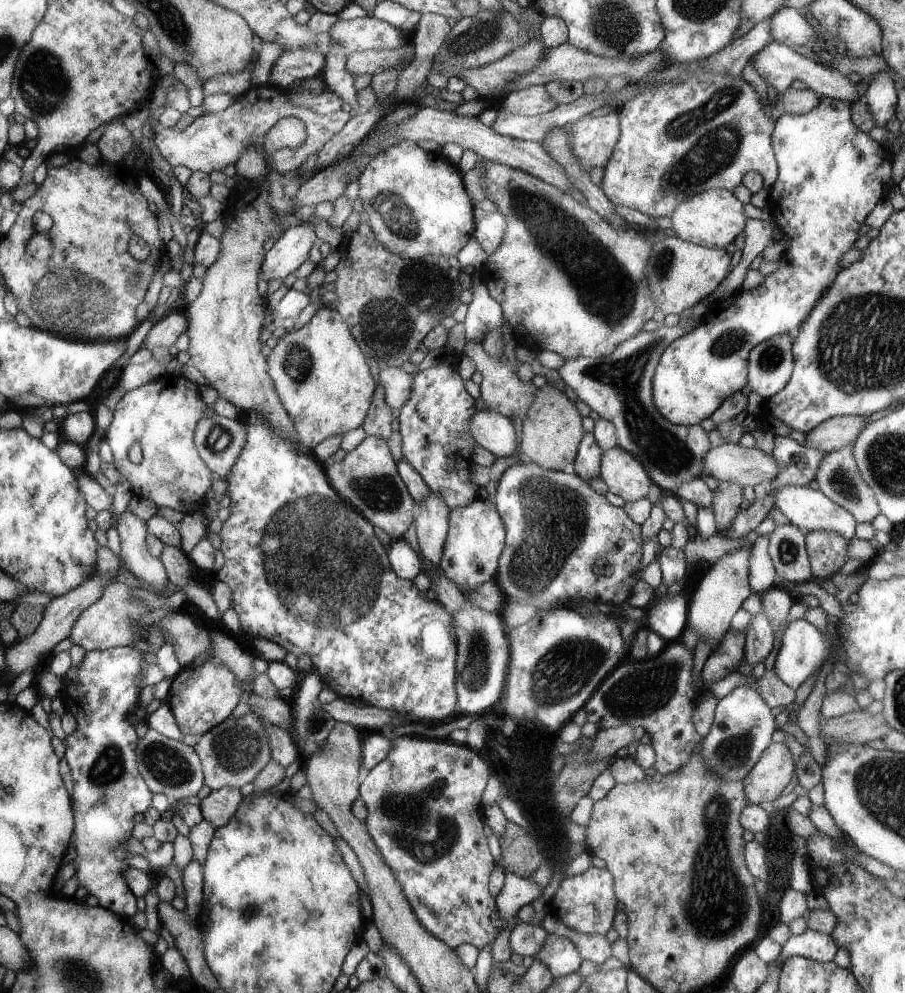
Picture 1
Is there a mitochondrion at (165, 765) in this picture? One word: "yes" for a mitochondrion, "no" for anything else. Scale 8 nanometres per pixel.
yes

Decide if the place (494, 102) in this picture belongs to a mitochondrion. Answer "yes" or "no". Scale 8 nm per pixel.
no

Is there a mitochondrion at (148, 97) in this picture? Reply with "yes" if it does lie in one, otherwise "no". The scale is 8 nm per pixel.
no

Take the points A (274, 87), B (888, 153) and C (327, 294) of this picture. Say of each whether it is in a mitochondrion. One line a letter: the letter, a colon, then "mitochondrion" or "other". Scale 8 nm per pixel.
A: other
B: other
C: other

